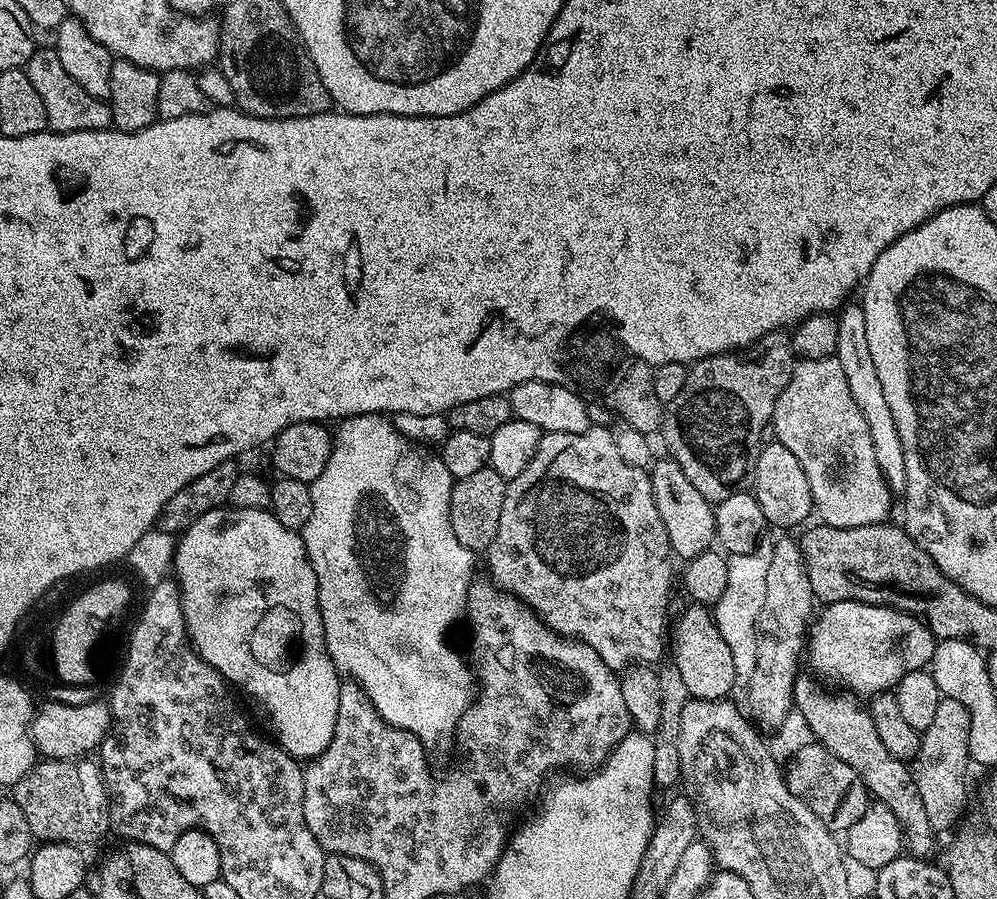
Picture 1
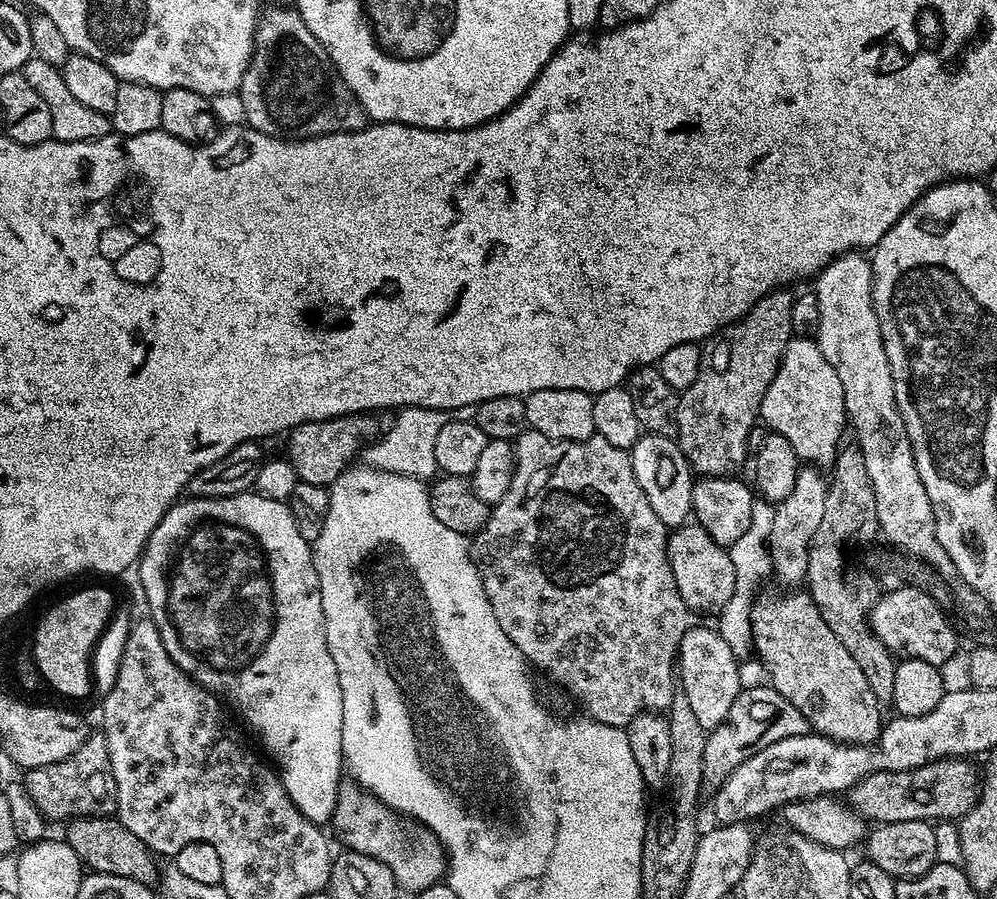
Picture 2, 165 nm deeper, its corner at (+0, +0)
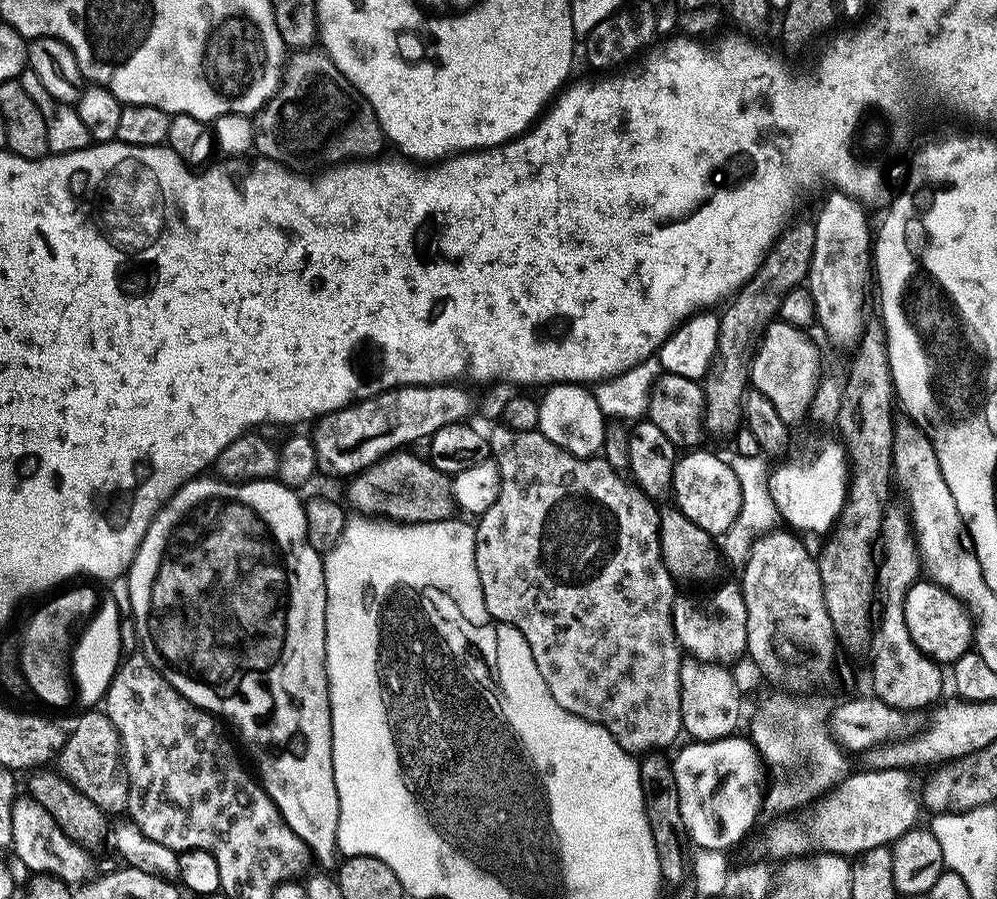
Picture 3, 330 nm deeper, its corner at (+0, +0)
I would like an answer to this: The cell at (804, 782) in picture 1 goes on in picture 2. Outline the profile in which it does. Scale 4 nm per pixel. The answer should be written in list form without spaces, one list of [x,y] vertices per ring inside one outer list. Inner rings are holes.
[[[968,758],[931,760],[921,768],[901,772],[875,772],[862,778],[846,792],[846,803],[866,822],[877,825],[894,822],[956,822],[976,804],[981,773]],[[876,820],[876,821],[872,821]]]

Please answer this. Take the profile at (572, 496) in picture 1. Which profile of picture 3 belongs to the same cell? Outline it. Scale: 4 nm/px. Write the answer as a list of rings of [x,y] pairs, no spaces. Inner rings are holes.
[[[540,431],[534,432],[512,432],[509,440],[504,440],[500,444],[500,456],[498,455],[498,463],[500,466],[500,493],[494,502],[494,506],[490,506],[490,510],[486,510],[483,516],[479,517],[476,529],[476,569],[478,570],[478,578],[482,582],[482,594],[486,598],[486,610],[490,610],[493,620],[499,620],[502,624],[514,626],[522,634],[522,638],[526,638],[526,642],[530,646],[530,654],[534,654],[534,662],[538,662],[538,674],[542,674],[542,678],[546,678],[546,686],[550,686],[550,694],[554,694],[554,702],[558,702],[558,706],[562,706],[566,710],[570,710],[570,714],[574,714],[578,718],[586,718],[591,724],[597,724],[605,728],[611,735],[621,744],[627,752],[633,754],[647,754],[653,750],[667,749],[667,744],[675,742],[679,736],[682,736],[682,725],[680,722],[680,662],[682,659],[682,649],[680,641],[676,639],[676,630],[674,626],[674,618],[672,617],[672,607],[678,598],[678,584],[670,573],[667,572],[666,566],[663,564],[662,550],[659,544],[659,524],[660,513],[654,503],[653,497],[645,494],[645,492],[637,488],[631,479],[623,480],[621,473],[604,458],[589,458],[583,460],[574,454],[570,454],[566,450],[562,450],[558,446],[554,446],[554,442],[550,442],[550,438],[546,438]]]

